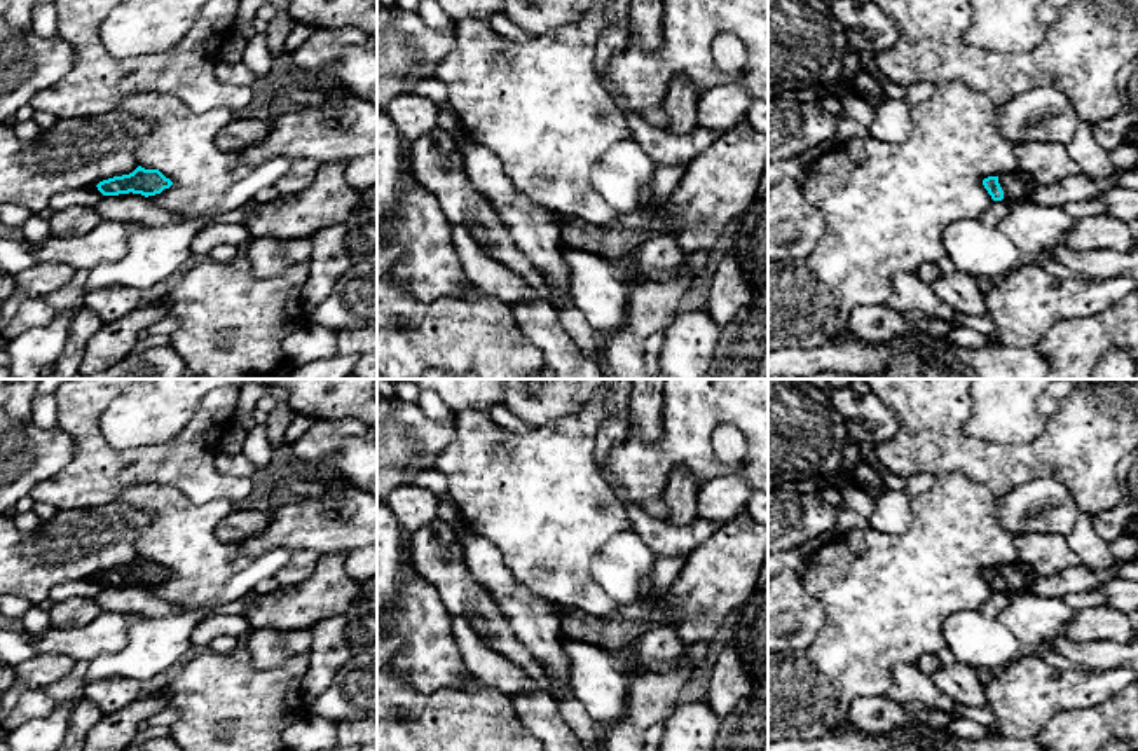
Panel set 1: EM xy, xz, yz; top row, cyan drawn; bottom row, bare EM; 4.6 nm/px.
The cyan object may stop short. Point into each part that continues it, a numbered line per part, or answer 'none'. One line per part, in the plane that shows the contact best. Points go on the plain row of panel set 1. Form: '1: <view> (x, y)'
1: yz (1016, 577)

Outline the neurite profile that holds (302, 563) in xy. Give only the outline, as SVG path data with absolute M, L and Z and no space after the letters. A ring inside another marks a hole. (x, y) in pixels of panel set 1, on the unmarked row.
M295 550L291 559L274 575L279 585L293 585L305 580L316 568L318 554Z

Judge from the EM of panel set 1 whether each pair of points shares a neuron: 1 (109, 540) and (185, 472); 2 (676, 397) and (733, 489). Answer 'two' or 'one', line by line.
1: two
2: two

